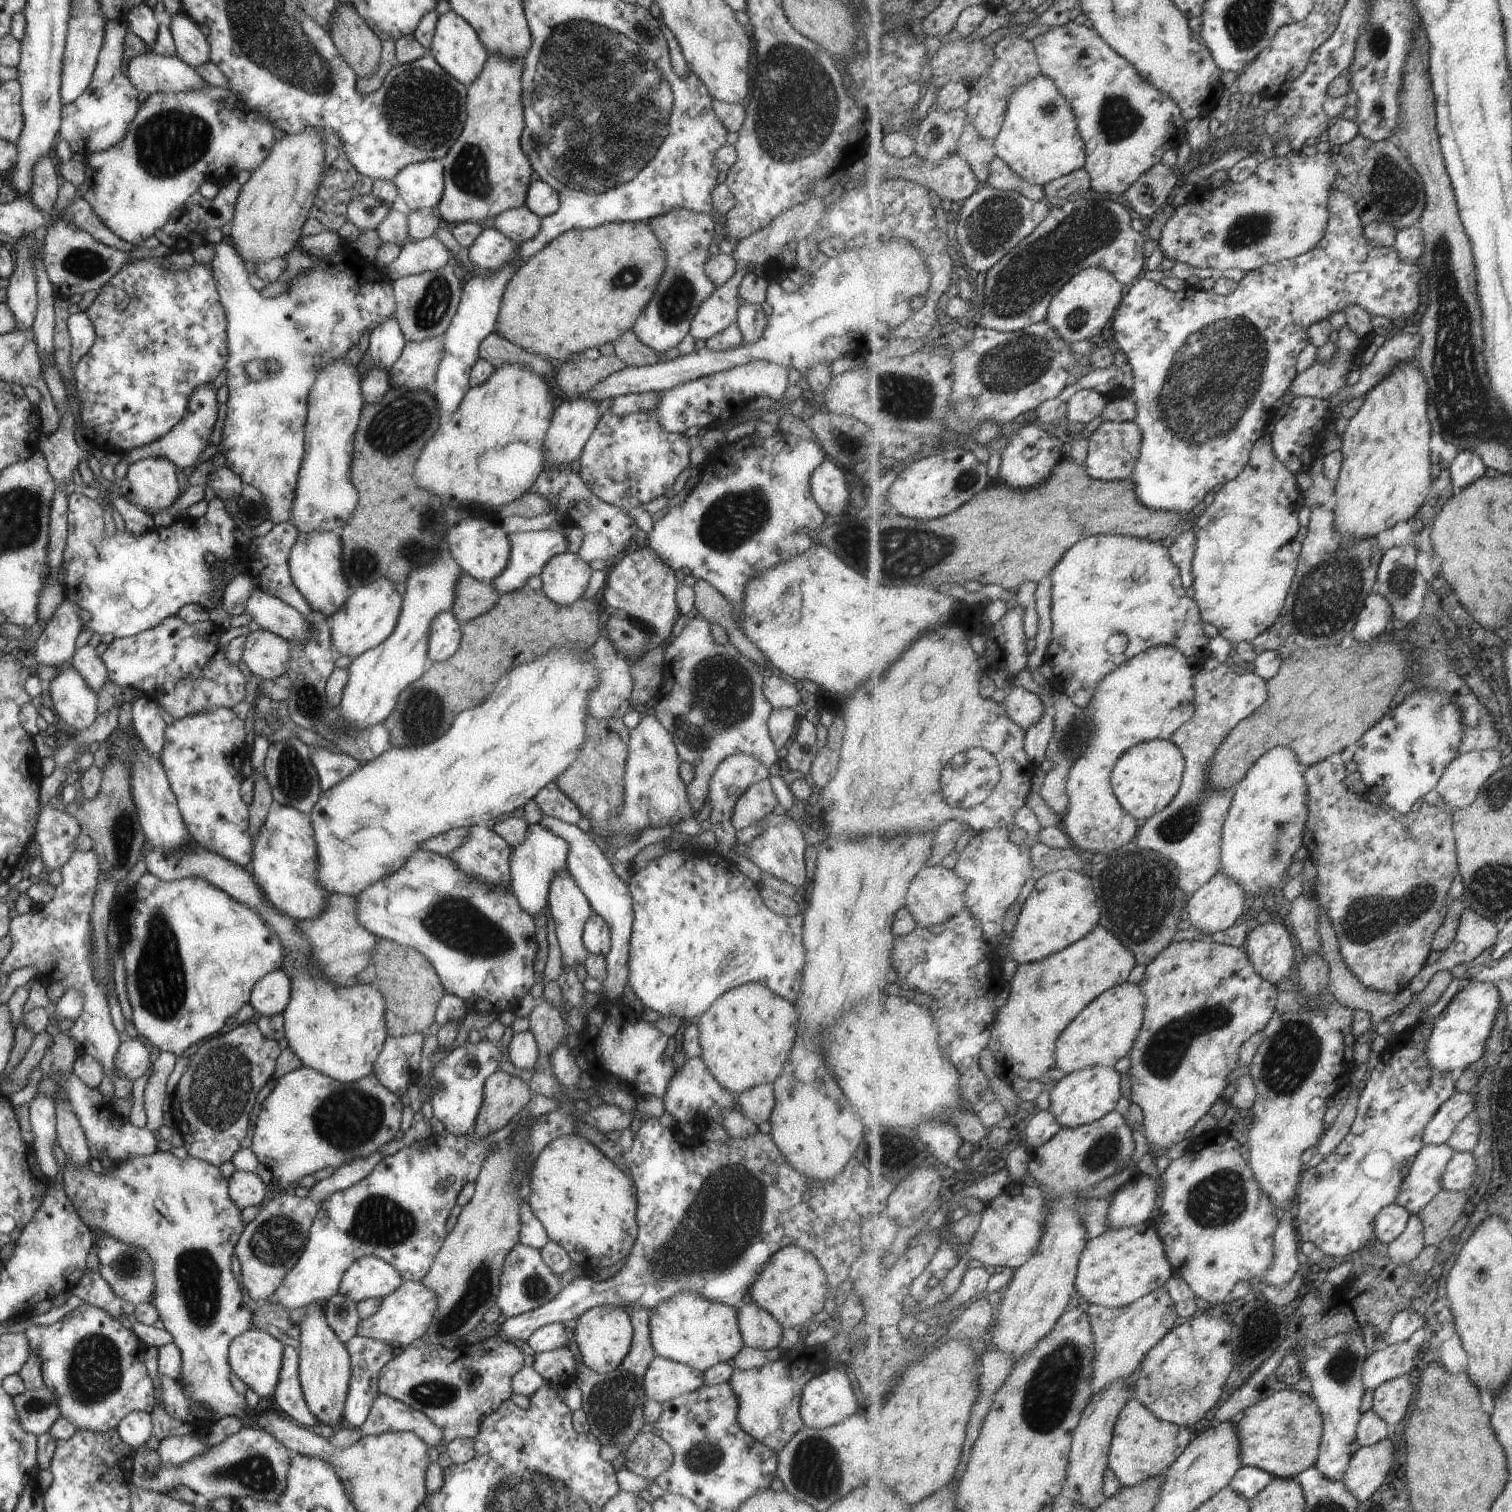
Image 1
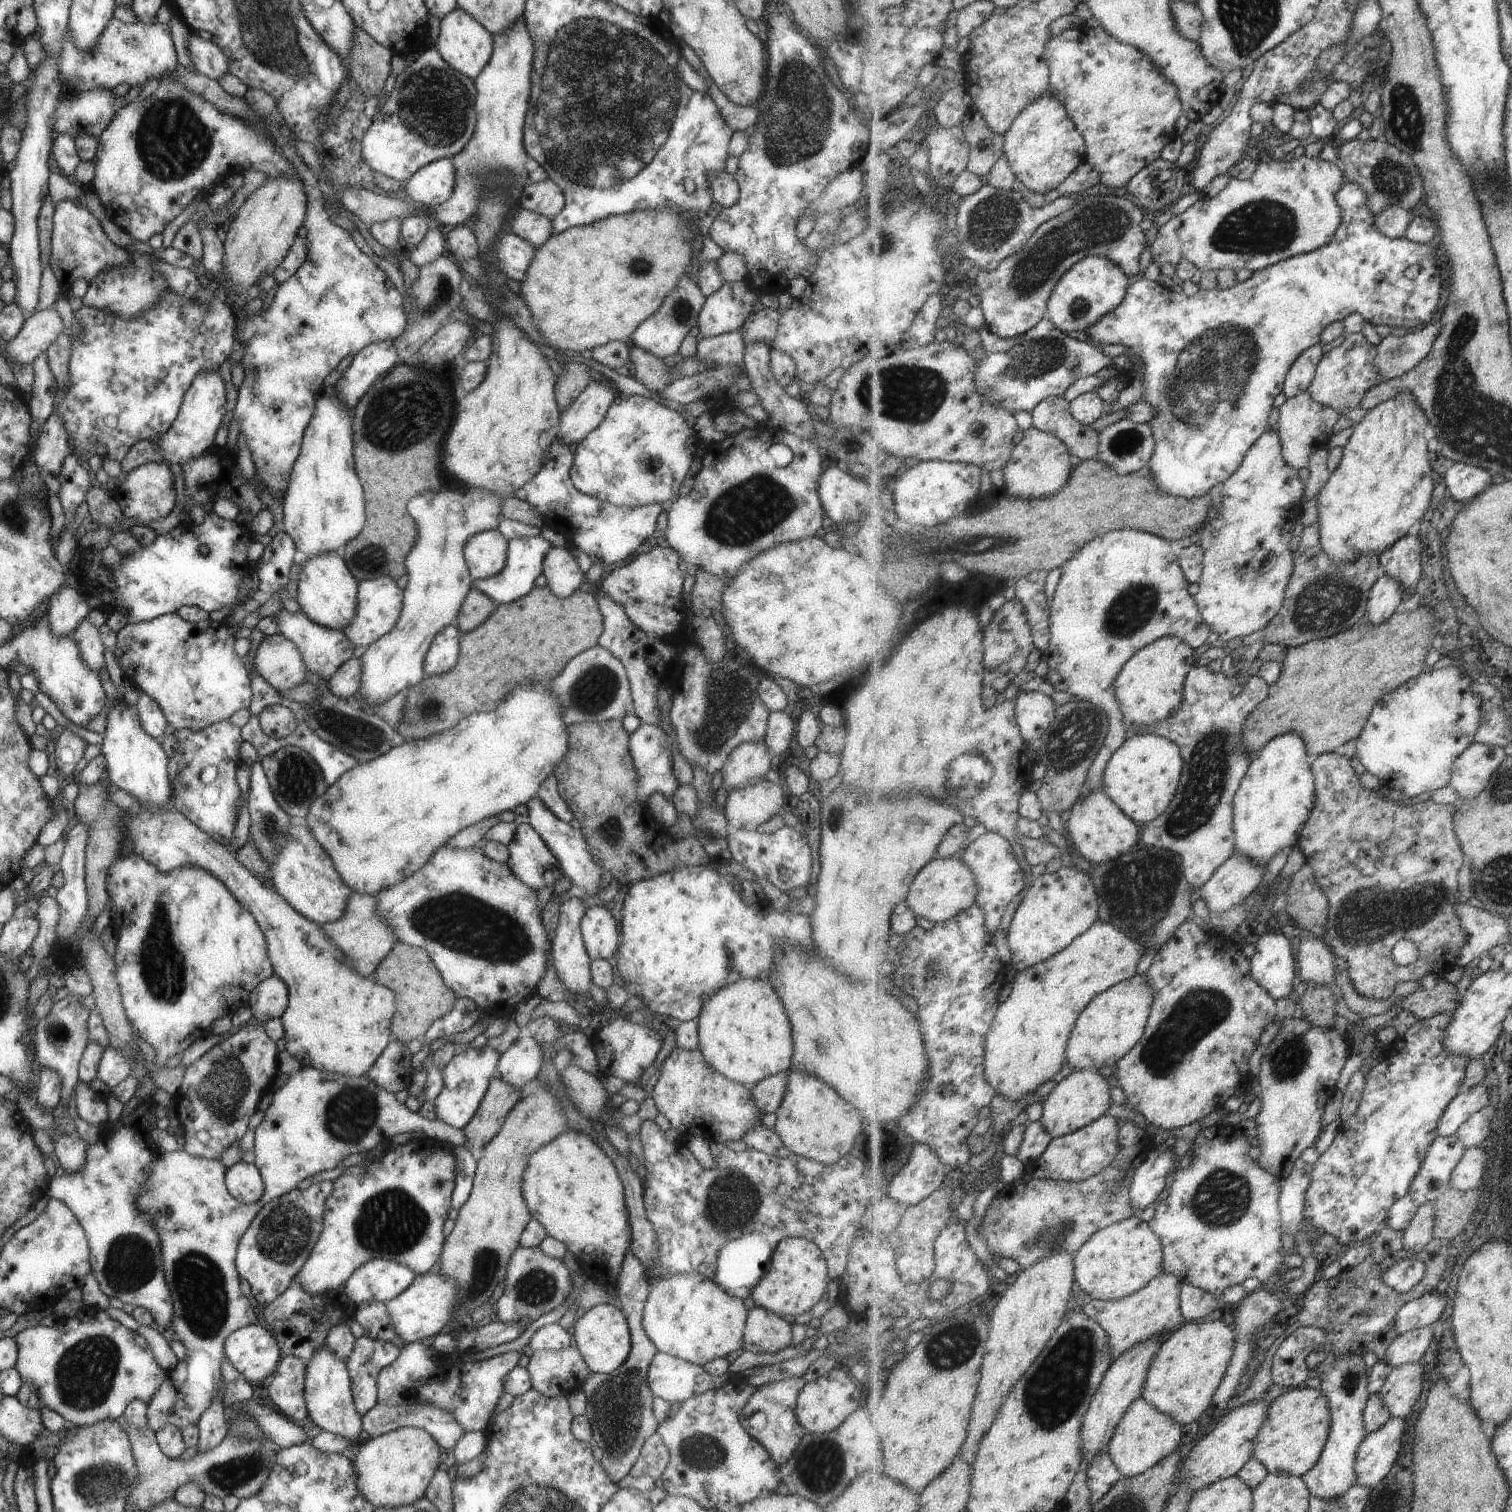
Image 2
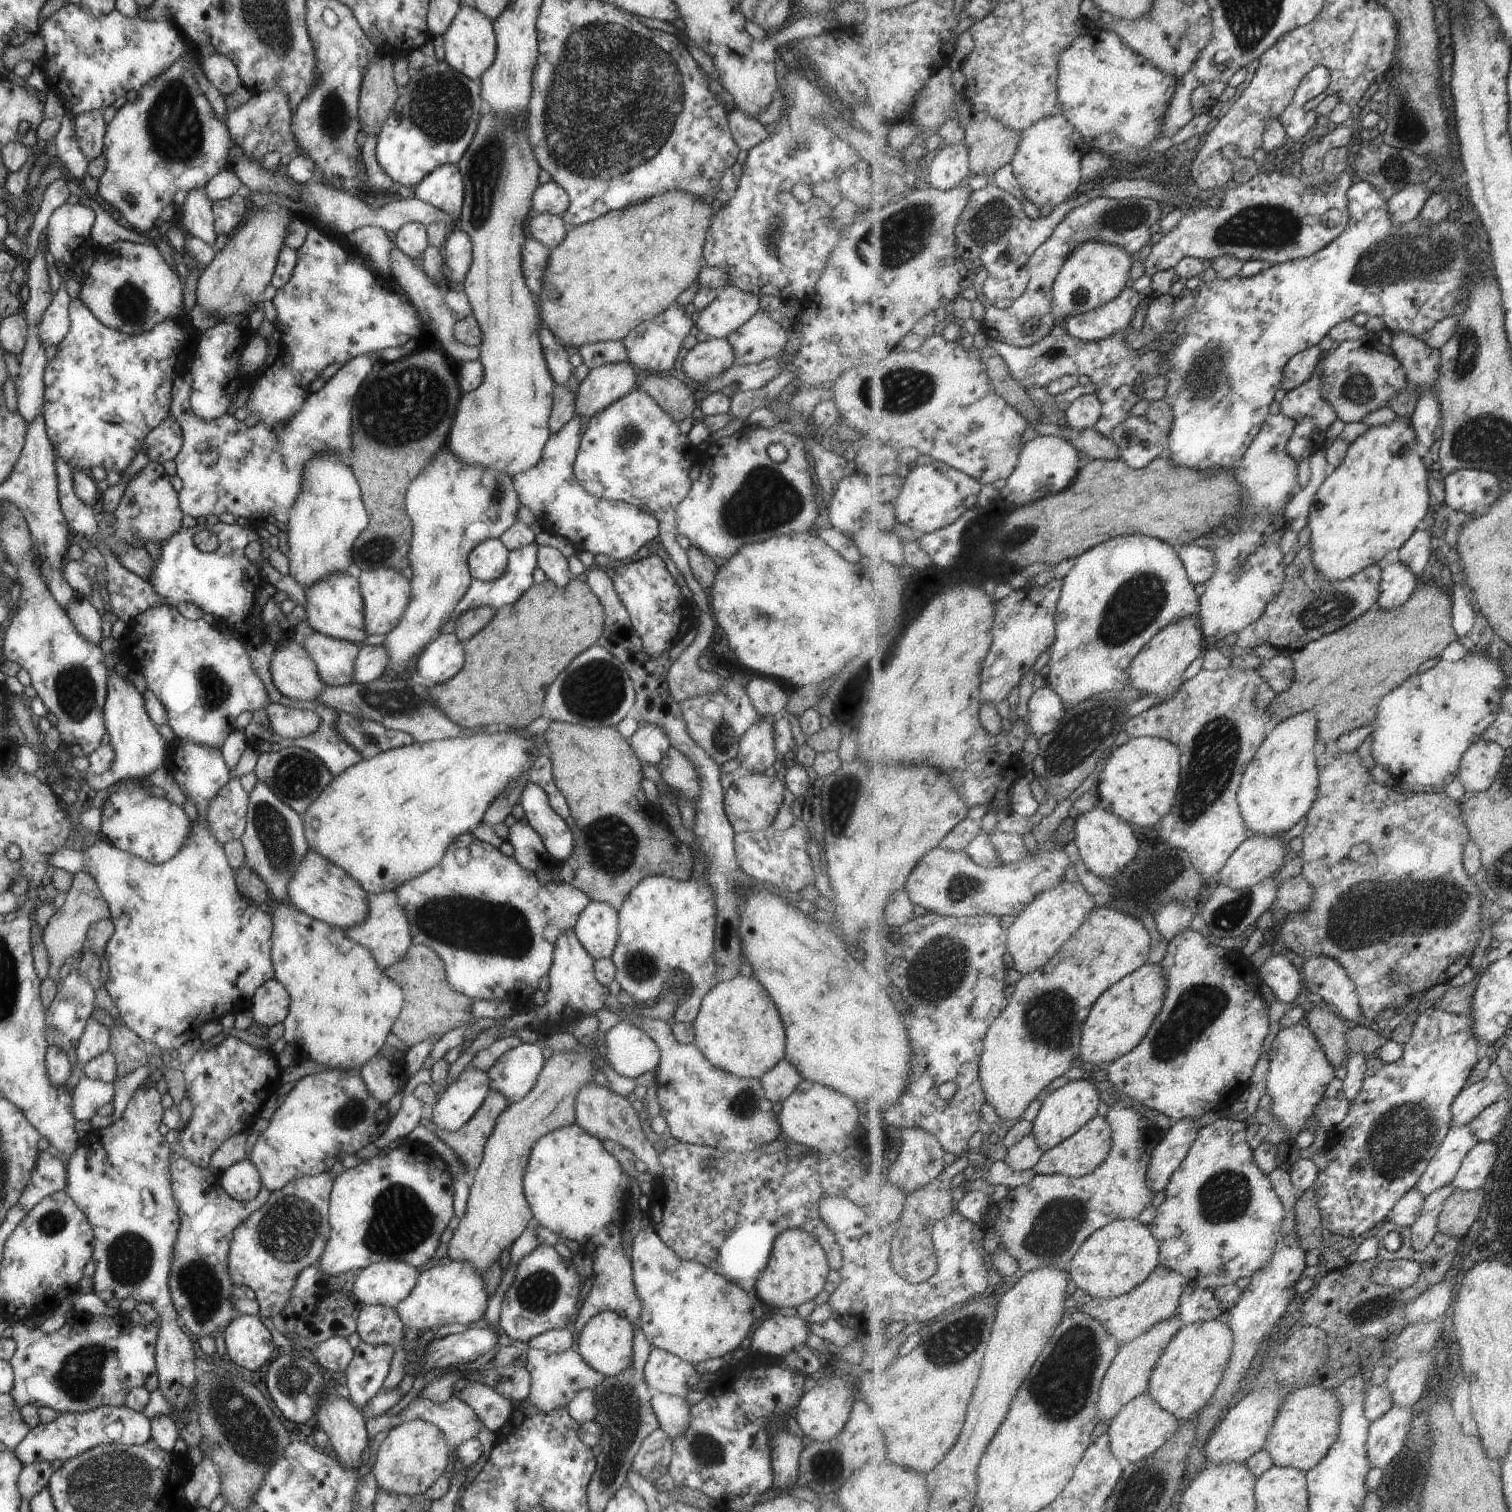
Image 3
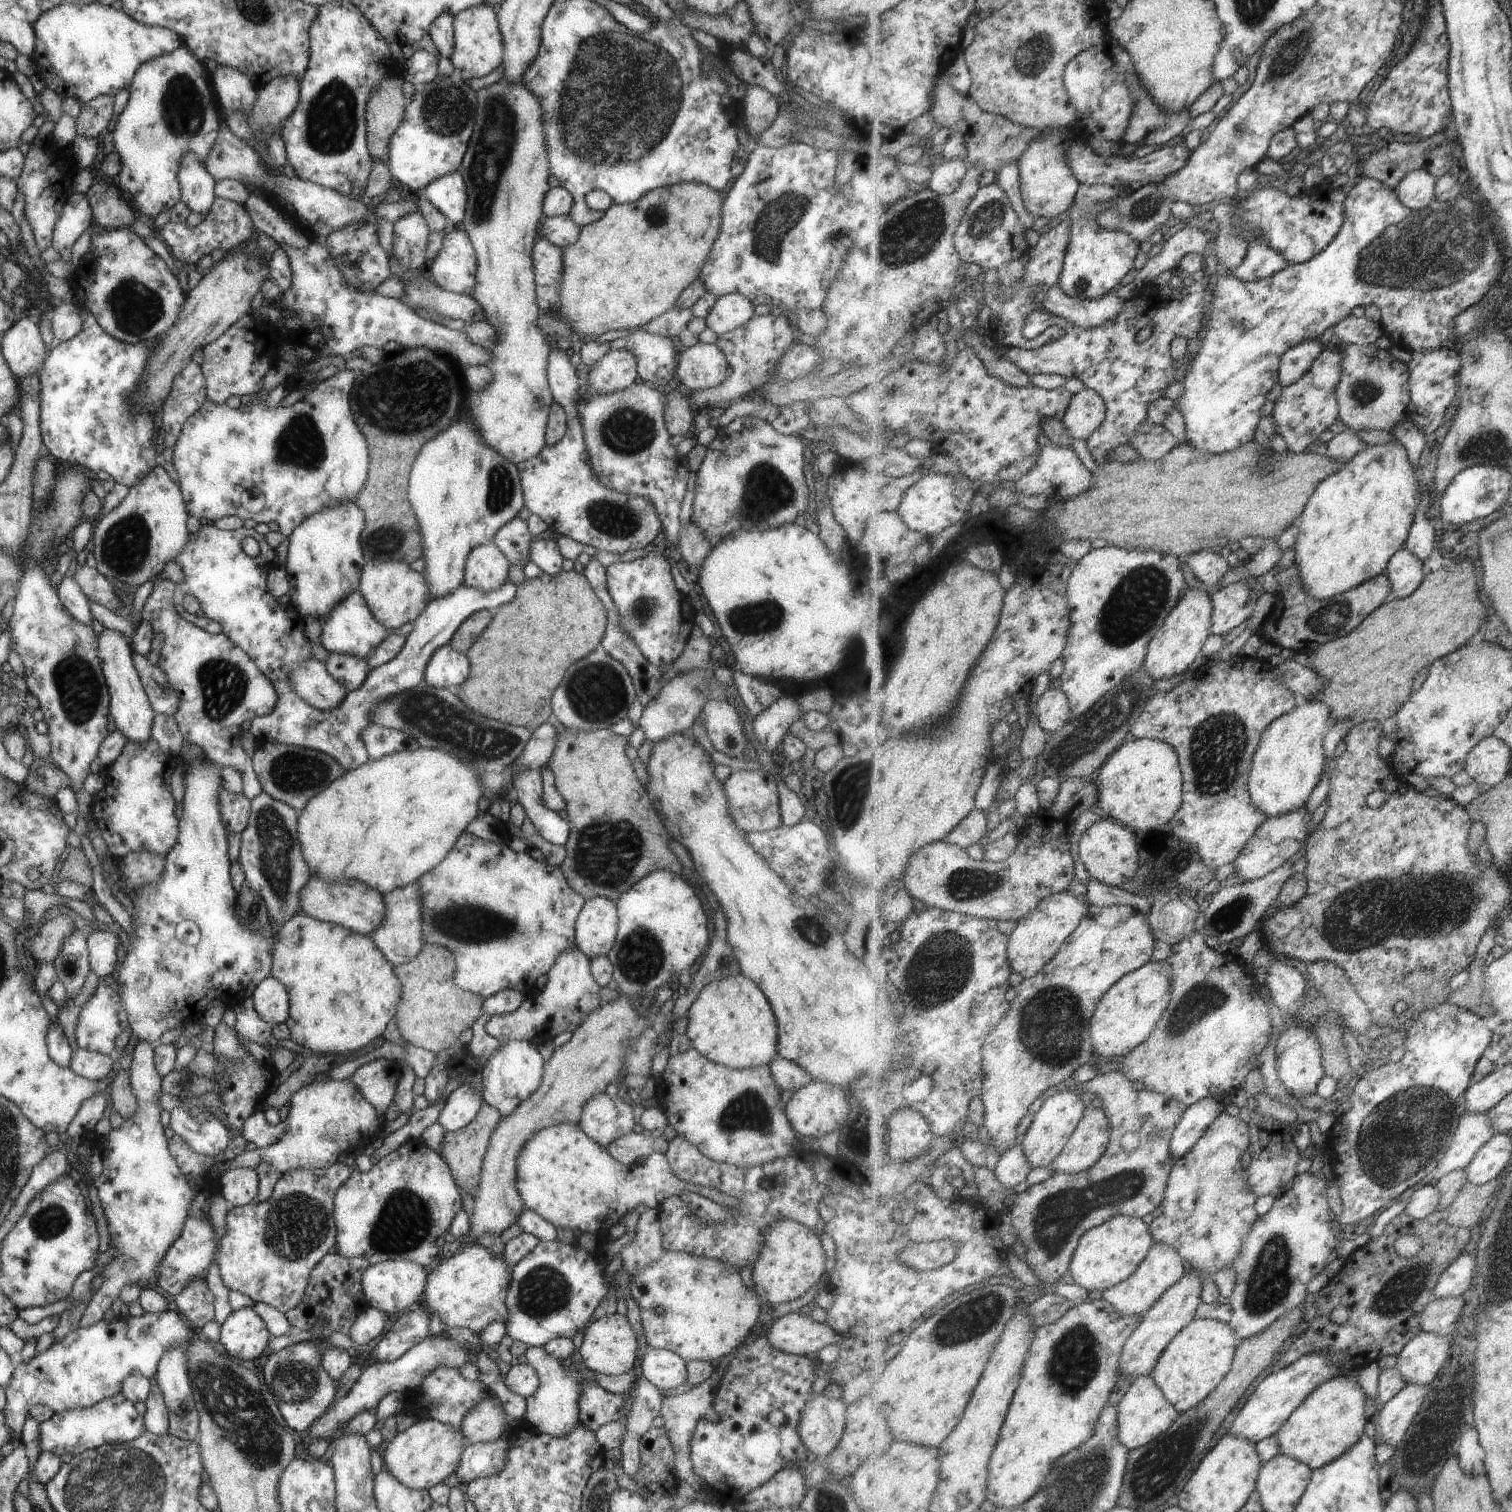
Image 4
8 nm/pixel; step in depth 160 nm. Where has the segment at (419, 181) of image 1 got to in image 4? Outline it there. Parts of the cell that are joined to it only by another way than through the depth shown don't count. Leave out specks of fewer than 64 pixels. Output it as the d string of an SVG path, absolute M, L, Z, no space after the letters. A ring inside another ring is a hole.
M458 170L437 176L419 193L427 202L431 202L450 225L463 221L467 194L465 184Z

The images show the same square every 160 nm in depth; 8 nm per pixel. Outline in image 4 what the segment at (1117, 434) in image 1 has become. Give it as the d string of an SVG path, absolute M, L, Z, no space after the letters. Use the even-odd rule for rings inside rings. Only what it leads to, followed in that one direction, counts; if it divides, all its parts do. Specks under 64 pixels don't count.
M1151 420L1137 430L1131 446L1141 454L1141 459L1157 461L1170 454L1179 441L1163 425L1153 424Z

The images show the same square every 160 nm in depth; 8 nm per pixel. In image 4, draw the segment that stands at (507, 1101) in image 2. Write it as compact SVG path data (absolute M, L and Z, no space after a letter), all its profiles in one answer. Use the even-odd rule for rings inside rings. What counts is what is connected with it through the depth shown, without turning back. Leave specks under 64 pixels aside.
M484 1103L472 1122L457 1131L445 1131L441 1142L442 1160L450 1169L451 1176L459 1192L473 1192L479 1182L481 1161L489 1142L489 1137L501 1119L501 1114L492 1106Z

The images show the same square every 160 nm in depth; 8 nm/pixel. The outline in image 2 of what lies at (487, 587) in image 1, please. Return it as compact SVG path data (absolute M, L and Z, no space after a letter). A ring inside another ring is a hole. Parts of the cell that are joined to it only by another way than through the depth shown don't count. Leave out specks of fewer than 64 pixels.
M470 588L459 608L454 624L461 634L480 626L498 606L493 600Z

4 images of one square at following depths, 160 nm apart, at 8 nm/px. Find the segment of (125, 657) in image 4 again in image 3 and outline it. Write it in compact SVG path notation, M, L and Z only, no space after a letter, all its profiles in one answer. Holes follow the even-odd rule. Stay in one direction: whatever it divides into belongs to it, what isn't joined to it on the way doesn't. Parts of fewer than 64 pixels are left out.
M115 670L107 672L106 698L103 704L105 732L109 734L109 744L113 750L113 762L102 774L82 774L88 790L99 791L125 778L141 780L162 766L166 757L166 744L157 727L147 718L143 708L142 695L133 688L125 677L117 676Z

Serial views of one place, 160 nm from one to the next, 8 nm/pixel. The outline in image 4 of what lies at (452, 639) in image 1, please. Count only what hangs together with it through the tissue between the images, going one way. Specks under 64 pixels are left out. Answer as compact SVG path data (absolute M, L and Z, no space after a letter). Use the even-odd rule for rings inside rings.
M447 642L431 654L422 678L428 686L453 689L468 678L468 673L469 662L466 655L453 650Z

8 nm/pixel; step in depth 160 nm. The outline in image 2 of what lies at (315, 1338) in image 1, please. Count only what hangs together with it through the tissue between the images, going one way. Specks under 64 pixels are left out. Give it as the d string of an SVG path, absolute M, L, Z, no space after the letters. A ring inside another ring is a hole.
M324 1344L306 1362L303 1390L306 1414L321 1431L357 1443L362 1421L352 1402L350 1385L345 1360L335 1358L335 1354Z

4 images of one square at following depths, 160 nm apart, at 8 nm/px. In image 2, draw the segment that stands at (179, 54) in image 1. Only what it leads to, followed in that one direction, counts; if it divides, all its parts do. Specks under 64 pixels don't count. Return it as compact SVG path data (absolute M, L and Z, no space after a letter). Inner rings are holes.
M190 32L187 51L198 74L217 81L228 72L228 61L223 52L213 42L201 39L196 32Z

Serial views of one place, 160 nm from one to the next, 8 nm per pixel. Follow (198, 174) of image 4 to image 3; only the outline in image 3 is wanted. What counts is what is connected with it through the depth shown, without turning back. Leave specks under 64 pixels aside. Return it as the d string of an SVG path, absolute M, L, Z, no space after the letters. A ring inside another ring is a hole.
M203 188L189 190L183 202L182 216L178 223L191 237L200 239L209 246L212 246L216 240L211 204Z

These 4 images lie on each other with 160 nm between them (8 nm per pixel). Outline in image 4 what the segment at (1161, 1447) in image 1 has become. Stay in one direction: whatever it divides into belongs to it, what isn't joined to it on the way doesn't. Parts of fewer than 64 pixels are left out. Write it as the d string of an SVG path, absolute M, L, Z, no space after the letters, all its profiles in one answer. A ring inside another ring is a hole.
M1153 1376L1137 1378L1117 1405L1119 1419L1119 1438L1127 1450L1148 1446L1155 1438L1168 1433L1169 1428L1181 1417L1181 1413L1164 1396Z

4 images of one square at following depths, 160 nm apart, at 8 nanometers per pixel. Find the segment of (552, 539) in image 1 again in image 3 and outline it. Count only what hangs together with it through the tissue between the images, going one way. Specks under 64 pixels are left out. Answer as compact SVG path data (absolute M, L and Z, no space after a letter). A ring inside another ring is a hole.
M536 542L527 544L527 546L521 546L521 548L515 548L508 552L507 567L499 578L485 582L473 579L469 584L469 588L467 588L466 594L455 604L449 620L443 624L439 633L446 634L454 631L455 618L457 618L459 613L465 612L469 608L489 606L495 610L501 606L512 604L517 598L520 598L525 593L525 590L534 584L532 581L532 572L537 567L537 550L538 544Z

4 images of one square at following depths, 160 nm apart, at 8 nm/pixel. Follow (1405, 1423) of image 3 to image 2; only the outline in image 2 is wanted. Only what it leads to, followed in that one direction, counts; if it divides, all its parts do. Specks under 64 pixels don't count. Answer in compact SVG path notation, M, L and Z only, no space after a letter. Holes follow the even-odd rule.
M1392 1418L1381 1430L1368 1434L1357 1454L1357 1485L1373 1490L1389 1477L1399 1458L1405 1431L1405 1420Z

